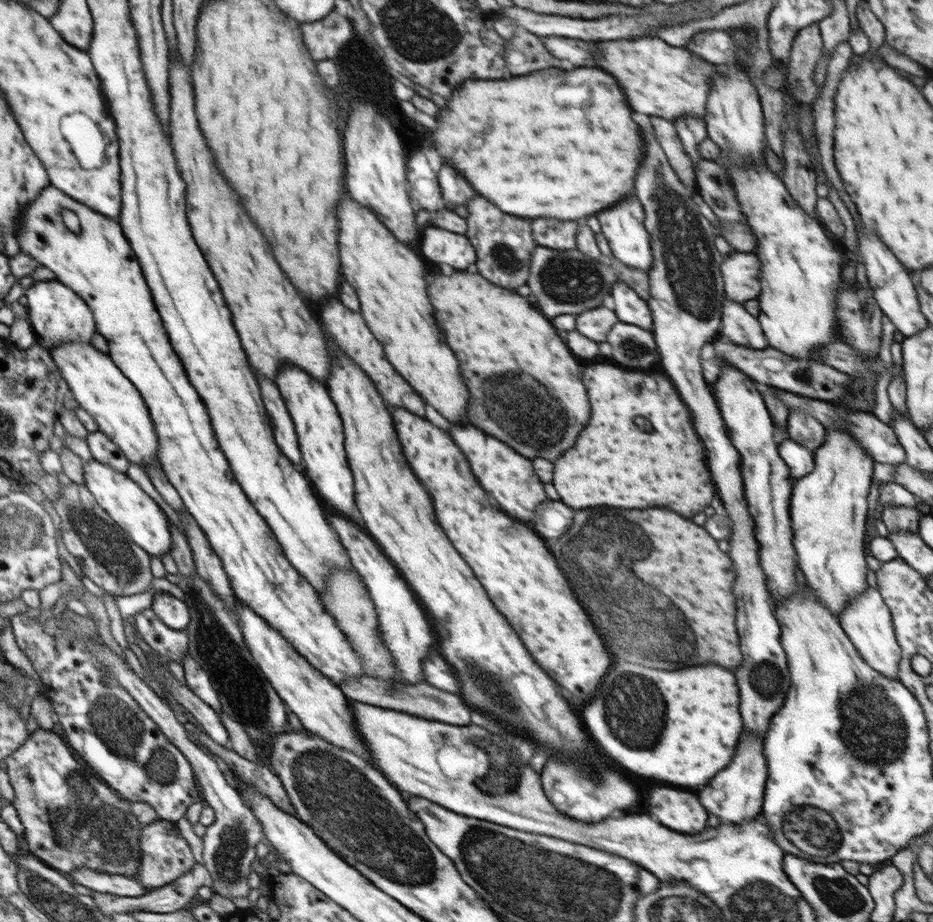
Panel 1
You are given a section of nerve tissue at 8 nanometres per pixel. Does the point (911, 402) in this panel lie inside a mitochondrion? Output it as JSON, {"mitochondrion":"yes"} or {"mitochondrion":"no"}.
{"mitochondrion":"no"}

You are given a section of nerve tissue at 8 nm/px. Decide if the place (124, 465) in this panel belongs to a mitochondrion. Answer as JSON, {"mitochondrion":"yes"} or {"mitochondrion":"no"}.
{"mitochondrion":"no"}

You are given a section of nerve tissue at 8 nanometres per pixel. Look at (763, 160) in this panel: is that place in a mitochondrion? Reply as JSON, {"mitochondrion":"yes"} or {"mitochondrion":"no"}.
{"mitochondrion":"no"}

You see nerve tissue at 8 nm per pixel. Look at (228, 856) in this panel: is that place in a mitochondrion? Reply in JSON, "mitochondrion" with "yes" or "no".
{"mitochondrion":"yes"}

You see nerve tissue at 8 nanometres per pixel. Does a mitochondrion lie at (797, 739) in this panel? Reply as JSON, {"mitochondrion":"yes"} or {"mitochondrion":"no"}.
{"mitochondrion":"no"}

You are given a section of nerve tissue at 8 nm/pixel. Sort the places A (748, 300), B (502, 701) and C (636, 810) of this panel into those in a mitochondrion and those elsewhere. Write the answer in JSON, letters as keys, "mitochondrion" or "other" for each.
{"A":"other","B":"mitochondrion","C":"other"}

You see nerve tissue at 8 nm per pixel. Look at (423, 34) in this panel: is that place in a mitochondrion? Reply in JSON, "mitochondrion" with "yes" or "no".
{"mitochondrion":"yes"}

